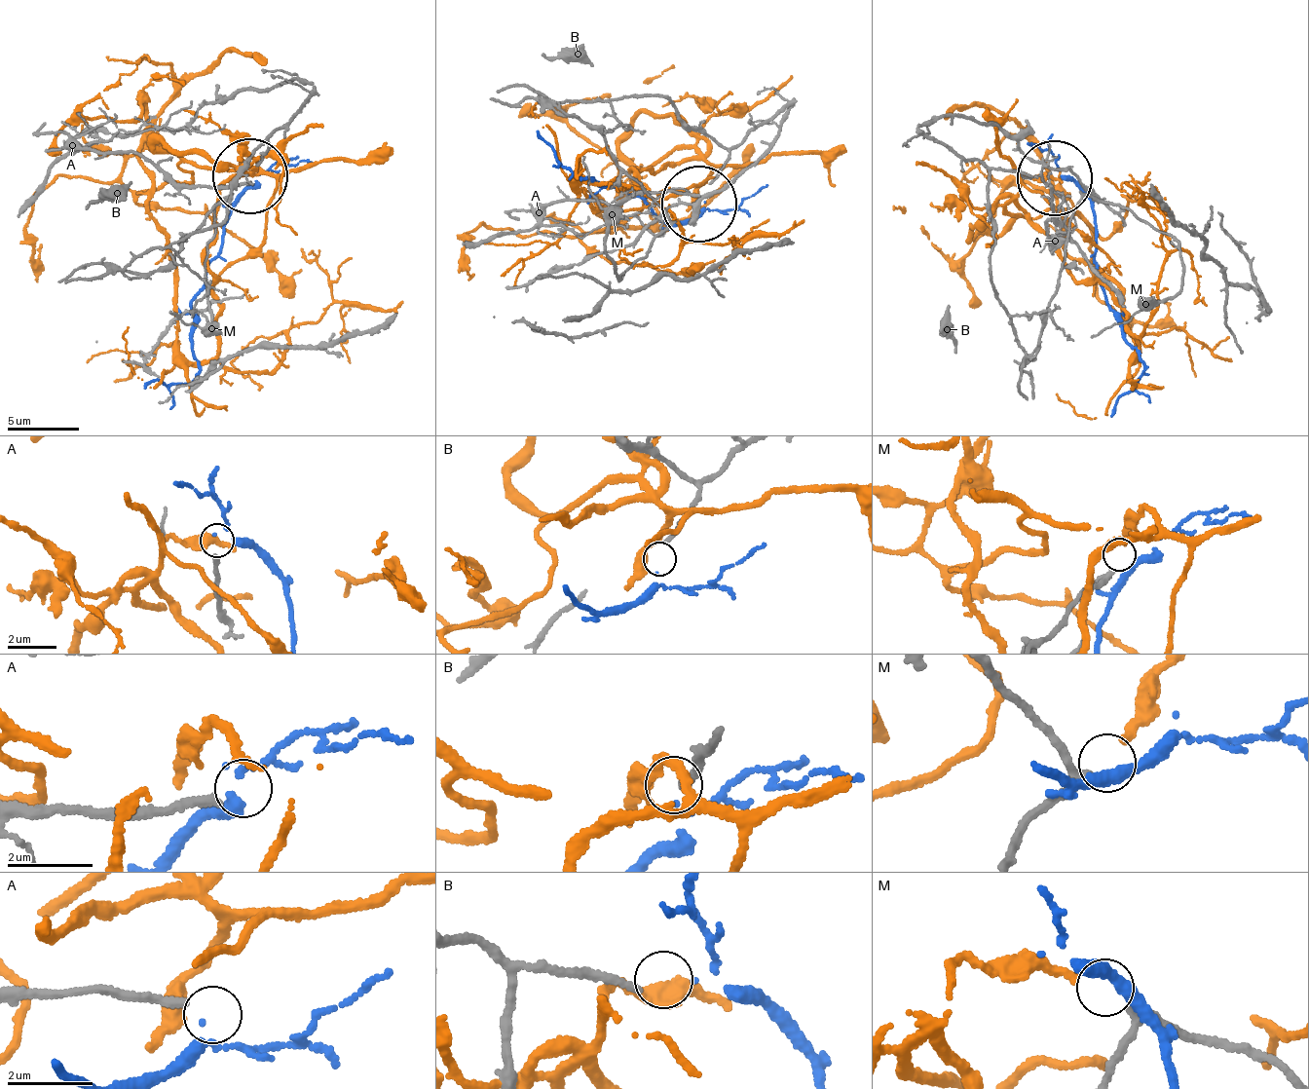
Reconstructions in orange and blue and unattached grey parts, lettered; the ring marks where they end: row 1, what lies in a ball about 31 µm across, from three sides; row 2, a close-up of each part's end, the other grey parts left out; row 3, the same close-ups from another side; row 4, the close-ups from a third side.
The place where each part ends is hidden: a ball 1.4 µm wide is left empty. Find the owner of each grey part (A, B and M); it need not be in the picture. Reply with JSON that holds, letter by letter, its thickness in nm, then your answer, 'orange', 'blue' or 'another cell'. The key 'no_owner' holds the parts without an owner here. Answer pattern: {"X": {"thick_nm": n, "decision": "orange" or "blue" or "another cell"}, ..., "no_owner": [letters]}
{"A": {"thick_nm": 200, "decision": "another cell"}, "B": {"thick_nm": 170, "decision": "blue"}, "M": {"thick_nm": 180, "decision": "orange"}, "no_owner": ["A"]}

